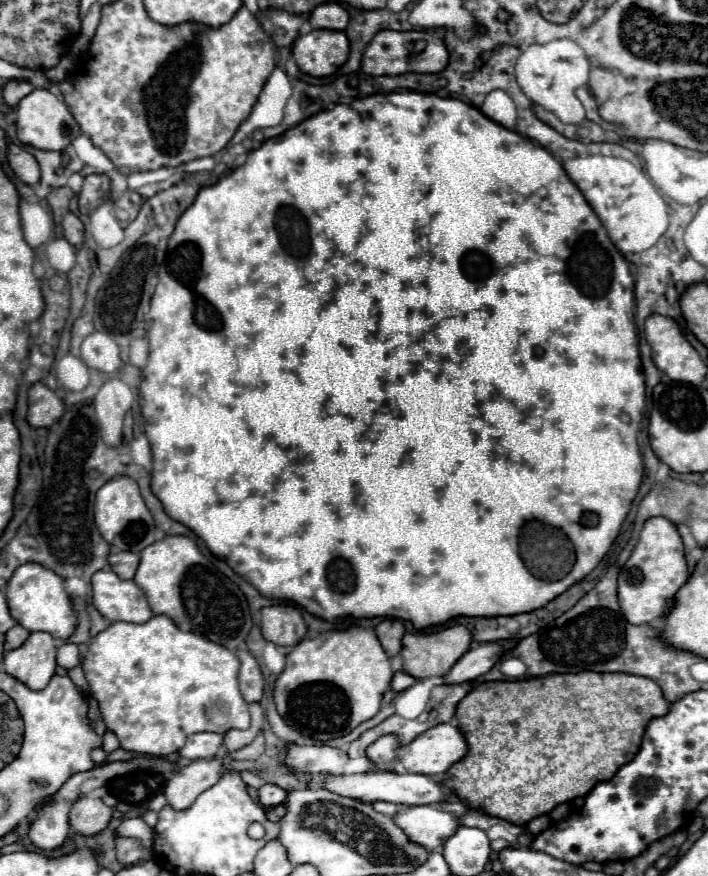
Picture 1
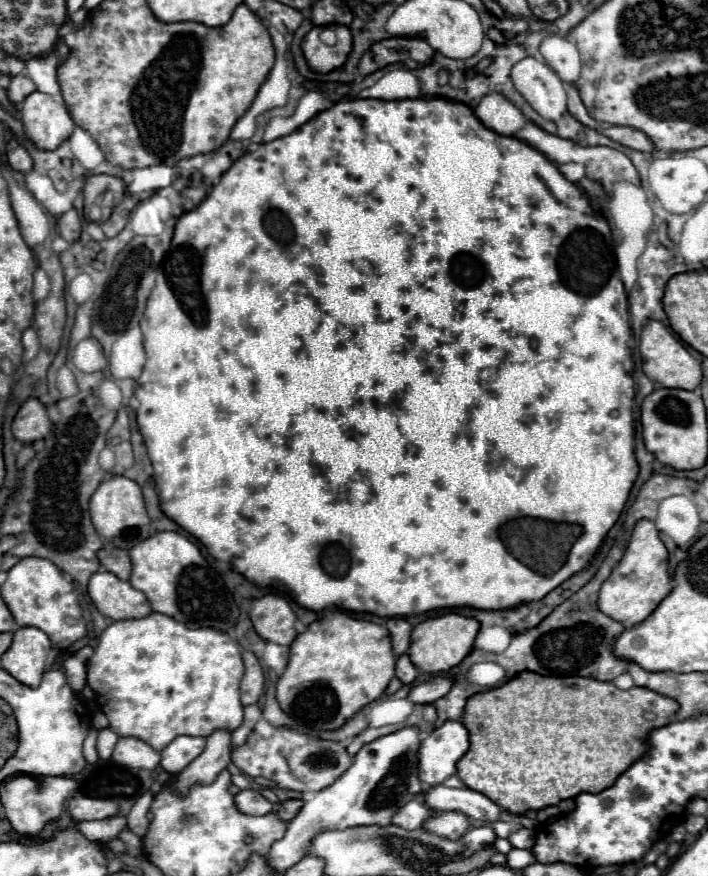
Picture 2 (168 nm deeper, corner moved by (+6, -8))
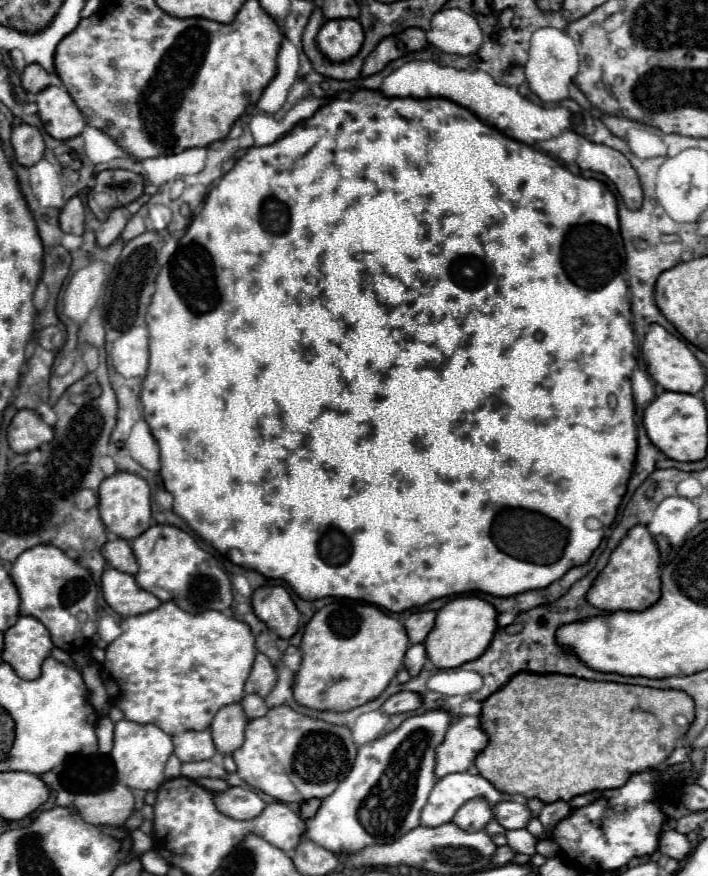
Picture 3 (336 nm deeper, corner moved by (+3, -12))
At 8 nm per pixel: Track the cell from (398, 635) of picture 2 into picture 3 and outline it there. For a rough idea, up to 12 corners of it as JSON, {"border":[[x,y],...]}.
{"border":[[415,612],[403,622],[409,642],[421,644],[435,612]]}

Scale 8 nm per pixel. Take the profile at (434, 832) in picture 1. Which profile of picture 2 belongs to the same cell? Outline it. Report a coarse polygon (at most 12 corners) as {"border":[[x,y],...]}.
{"border":[[442,812],[424,828],[460,840],[470,828],[470,818],[462,812]]}

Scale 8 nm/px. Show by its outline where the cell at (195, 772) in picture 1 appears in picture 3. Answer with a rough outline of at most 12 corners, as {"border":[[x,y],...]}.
{"border":[[241,704],[223,706],[211,736],[217,754],[243,744],[247,718]]}

